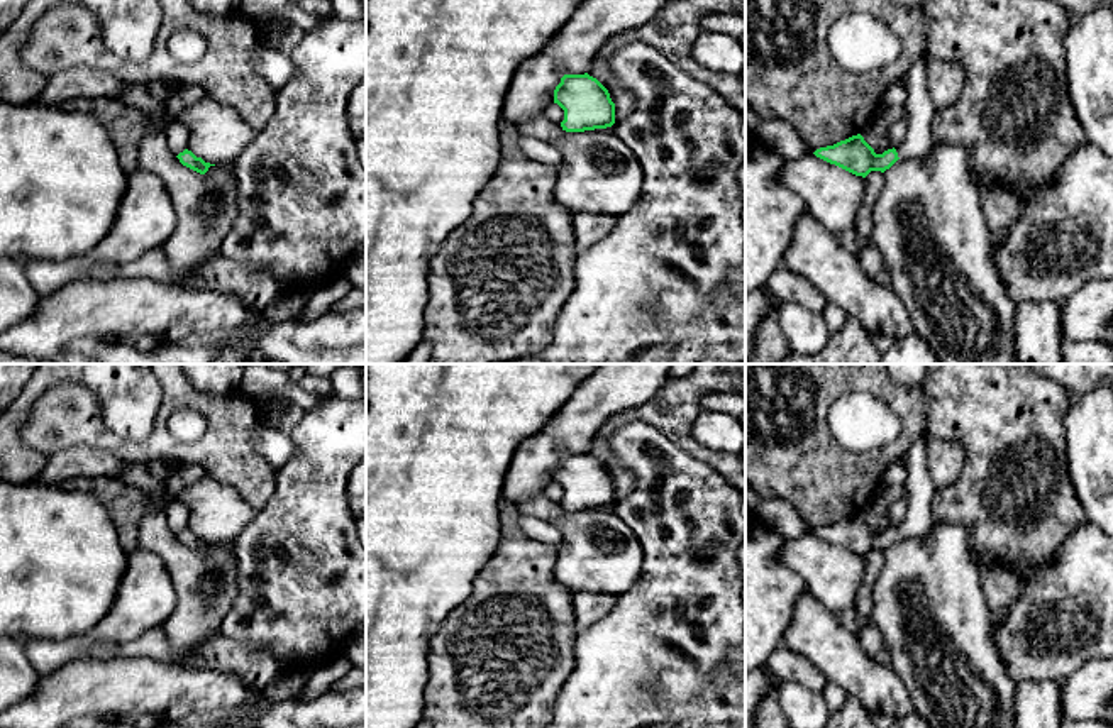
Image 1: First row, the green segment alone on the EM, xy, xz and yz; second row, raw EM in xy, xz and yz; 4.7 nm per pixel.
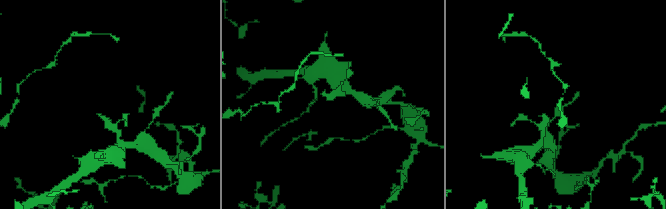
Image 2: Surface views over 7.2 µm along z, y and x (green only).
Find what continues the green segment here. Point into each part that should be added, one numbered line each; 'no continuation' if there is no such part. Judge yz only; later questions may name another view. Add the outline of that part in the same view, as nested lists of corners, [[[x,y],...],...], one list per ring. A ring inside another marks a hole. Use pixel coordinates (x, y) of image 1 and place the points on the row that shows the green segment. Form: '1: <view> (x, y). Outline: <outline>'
1: yz (917, 143). Outline: [[[918,58],[901,81],[908,91],[908,130],[896,152],[900,159],[922,159],[933,147],[930,124],[935,108],[927,90],[927,58]]]

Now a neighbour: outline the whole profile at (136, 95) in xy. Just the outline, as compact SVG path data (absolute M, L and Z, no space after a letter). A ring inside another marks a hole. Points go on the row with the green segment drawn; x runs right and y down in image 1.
M129 83L119 100L136 108L141 108L142 112L147 112L147 113L156 112L164 107L163 102L149 95L146 85Z

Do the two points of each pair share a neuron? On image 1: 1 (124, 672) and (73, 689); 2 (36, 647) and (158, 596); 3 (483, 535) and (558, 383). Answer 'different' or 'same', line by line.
1: same
2: same
3: same

